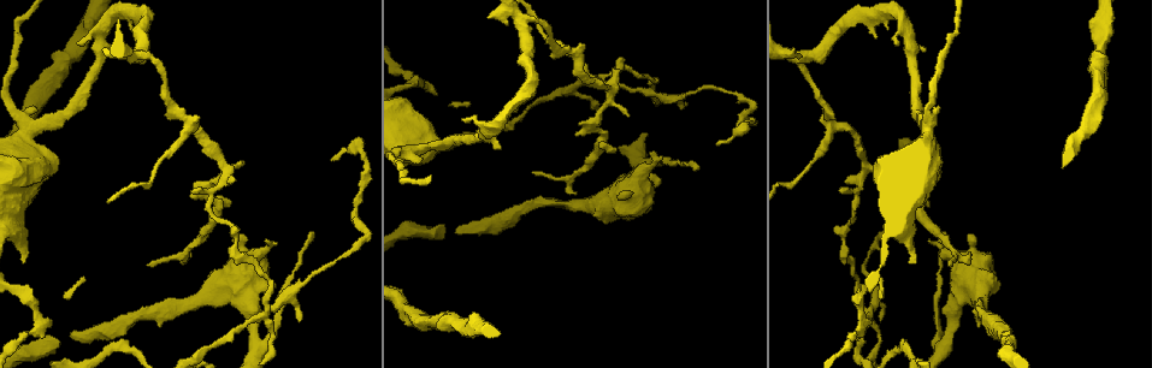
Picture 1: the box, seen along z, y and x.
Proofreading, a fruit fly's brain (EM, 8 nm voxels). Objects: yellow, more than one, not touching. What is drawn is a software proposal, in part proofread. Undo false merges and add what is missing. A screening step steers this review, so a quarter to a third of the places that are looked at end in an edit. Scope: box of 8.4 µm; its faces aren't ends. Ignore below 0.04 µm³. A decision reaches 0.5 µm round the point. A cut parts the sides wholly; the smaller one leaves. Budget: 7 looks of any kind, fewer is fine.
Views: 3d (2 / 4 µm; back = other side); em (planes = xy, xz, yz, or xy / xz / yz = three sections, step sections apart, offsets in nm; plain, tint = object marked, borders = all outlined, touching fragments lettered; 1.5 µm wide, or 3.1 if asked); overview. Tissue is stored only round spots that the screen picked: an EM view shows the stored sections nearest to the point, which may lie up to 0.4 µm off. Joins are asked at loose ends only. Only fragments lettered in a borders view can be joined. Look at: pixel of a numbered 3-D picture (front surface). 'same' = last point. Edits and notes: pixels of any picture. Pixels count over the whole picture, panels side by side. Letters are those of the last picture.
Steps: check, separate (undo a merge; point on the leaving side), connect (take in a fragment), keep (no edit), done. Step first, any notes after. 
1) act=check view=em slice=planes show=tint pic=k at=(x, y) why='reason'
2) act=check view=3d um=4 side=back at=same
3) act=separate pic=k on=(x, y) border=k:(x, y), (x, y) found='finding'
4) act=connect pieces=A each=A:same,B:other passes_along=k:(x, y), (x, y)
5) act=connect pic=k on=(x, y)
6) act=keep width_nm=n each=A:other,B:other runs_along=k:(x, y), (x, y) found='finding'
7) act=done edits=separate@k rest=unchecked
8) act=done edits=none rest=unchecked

act=check view=em slice=planes show=borders pic=1 at=(58, 157) why='stops while still wide'

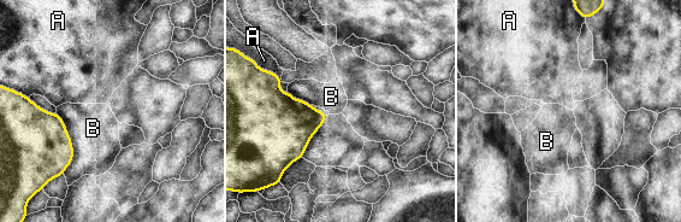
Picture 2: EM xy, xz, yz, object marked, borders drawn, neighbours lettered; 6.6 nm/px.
act=keep each=A:other,B:other border=2:(258, 66), (274, 72), (280, 79) found='no lettered fragment goes on from it'

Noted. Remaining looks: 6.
act=check view=3d um=4 side=back pic=1 at=(653, 89)

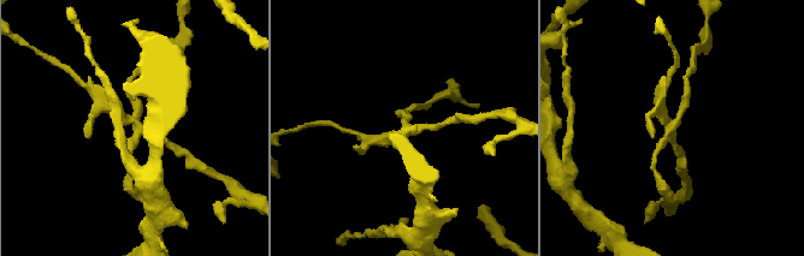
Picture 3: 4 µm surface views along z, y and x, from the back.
act=check view=em slice=xy step=8 show=tint pic=3 at=(134, 125) why='need the tissue'

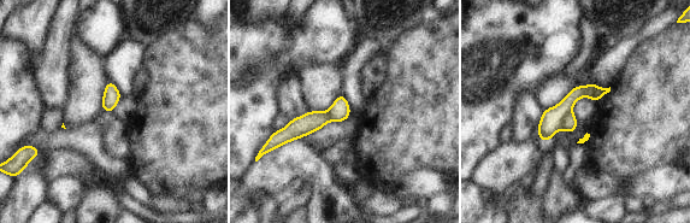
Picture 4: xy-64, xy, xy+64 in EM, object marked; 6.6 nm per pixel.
act=check view=em slice=planes show=borders at=same why='cut it another way'

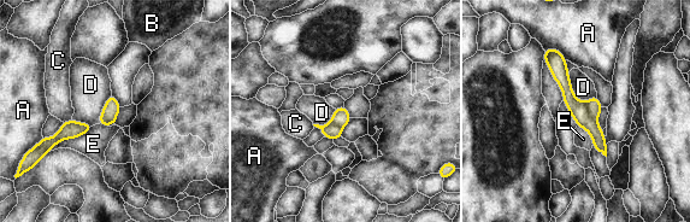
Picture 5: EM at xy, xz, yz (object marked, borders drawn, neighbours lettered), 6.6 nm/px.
act=separate pic=5 on=(593, 105) width_nm=110 each=A:other,B:other,C:other,D:other,E:other border=5:(585, 104), (589, 115), (596, 120) found='a second neuron is stuck on'

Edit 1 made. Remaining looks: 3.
act=check view=em slice=planes show=borders pic=1 at=(276, 285) why='thick end'

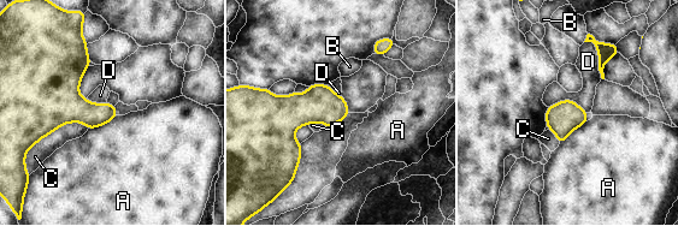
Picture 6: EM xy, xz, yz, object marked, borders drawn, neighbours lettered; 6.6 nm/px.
act=keep each=A:other,B:other,C:other,D:other found='no lettered fragment goes on from it'

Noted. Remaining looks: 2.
act=done edits=separate@5 rest=unchecked

